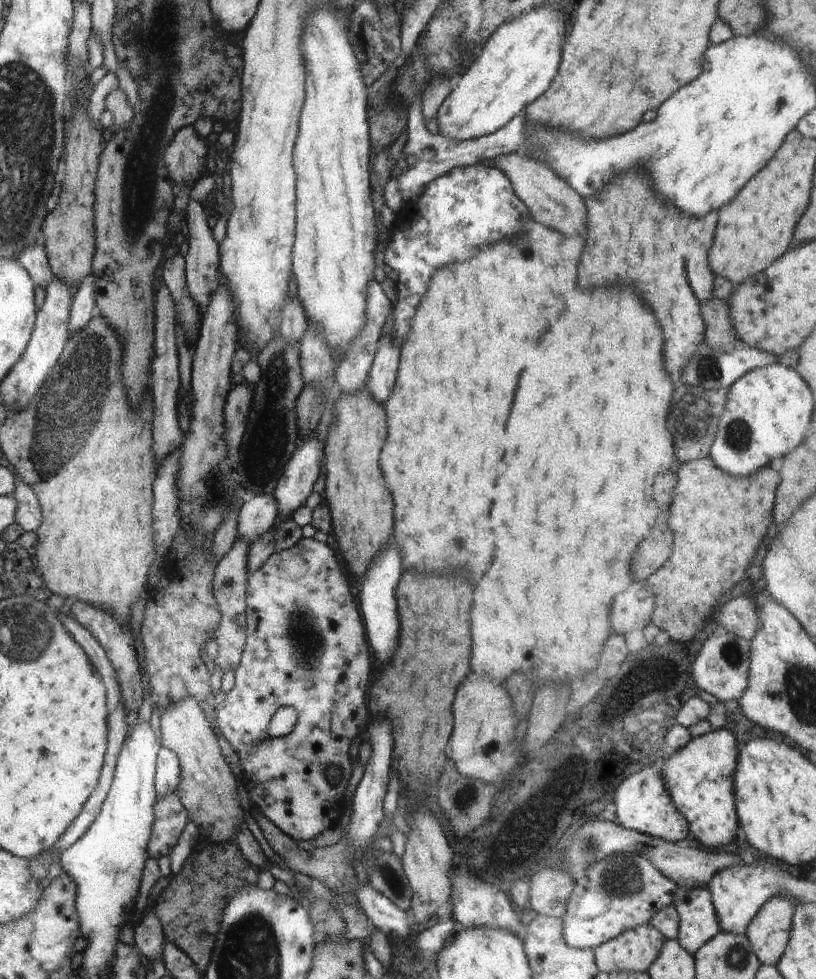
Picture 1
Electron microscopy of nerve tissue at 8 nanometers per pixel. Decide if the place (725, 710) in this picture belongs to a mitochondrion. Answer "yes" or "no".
no

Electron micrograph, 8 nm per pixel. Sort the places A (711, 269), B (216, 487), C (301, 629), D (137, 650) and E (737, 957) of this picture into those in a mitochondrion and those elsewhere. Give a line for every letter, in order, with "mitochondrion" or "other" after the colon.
A: other
B: mitochondrion
C: mitochondrion
D: other
E: mitochondrion

